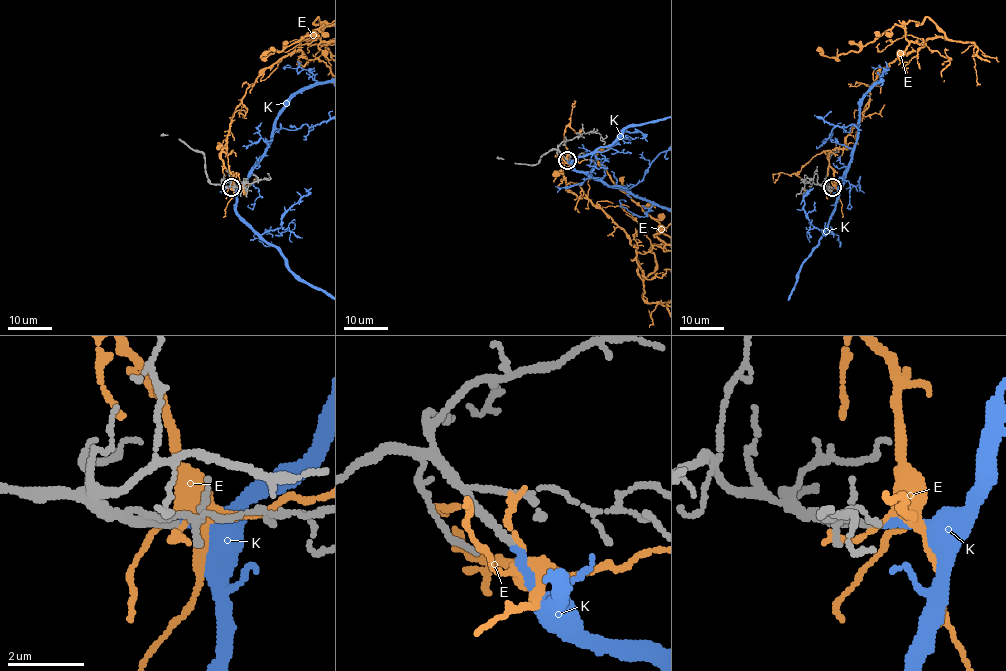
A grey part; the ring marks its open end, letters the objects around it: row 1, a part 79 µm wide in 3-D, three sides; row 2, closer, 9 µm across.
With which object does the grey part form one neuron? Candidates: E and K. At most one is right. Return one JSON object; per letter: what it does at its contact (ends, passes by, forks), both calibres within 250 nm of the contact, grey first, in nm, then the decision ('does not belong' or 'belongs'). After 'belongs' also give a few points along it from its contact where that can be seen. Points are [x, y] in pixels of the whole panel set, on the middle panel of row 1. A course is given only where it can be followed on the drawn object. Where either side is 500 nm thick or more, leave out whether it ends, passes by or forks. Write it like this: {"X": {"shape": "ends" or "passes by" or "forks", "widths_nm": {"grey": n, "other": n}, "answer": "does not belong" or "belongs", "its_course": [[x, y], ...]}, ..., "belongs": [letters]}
{"E": {"shape": "forks", "widths_nm": {"grey": 220, "other": 180}, "answer": "does not belong"}, "K": {"shape": "ends", "widths_nm": {"grey": 220, "other": 240}, "answer": "belongs"}, "belongs": ["K"]}

